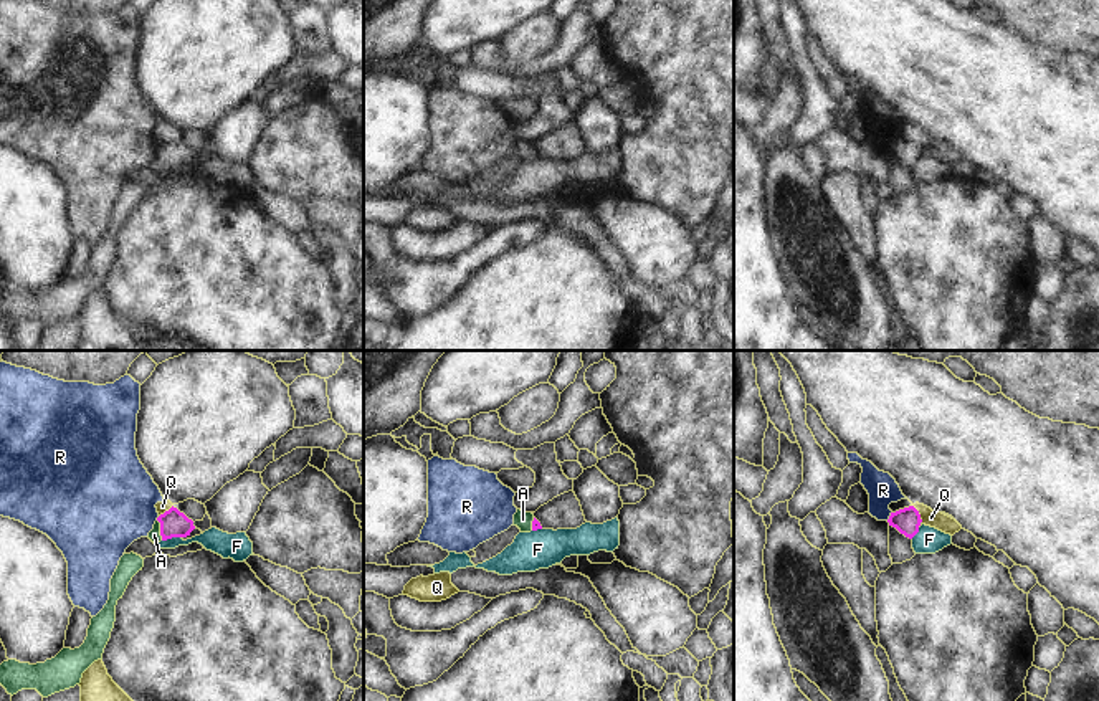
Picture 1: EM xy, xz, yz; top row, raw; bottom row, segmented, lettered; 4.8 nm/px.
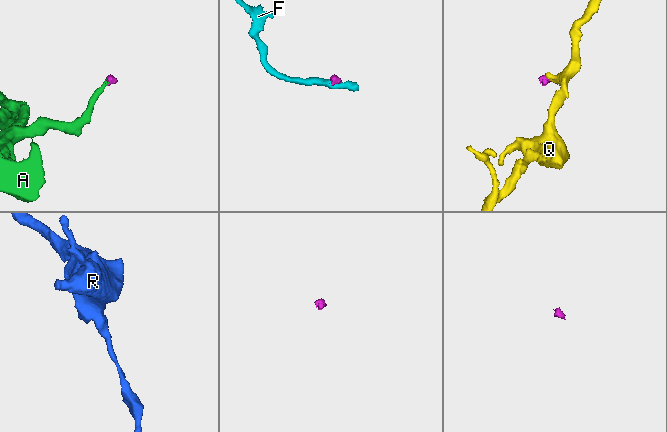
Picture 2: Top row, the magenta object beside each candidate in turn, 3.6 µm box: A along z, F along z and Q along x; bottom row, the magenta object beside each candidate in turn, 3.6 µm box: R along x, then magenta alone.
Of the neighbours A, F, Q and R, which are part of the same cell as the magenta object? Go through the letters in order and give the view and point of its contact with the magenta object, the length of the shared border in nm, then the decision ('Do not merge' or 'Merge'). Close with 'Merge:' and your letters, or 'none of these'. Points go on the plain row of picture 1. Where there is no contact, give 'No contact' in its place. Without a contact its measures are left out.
A: Touches magenta at xy (161, 159). Shared border 110 nm. Merge
F: Touches magenta at xy (171, 167). Shared border 100 nm. Do not merge
Q: Touches magenta at yz (918, 143). Shared border 100 nm. Do not merge
R: Touches magenta at yz (889, 146). Shared border 50 nm. Do not merge
Merge: A.

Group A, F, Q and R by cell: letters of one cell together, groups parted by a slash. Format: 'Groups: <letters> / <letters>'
Groups: A / F / Q / R.

